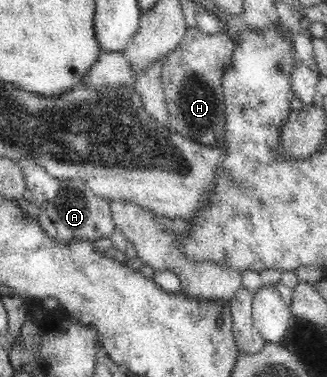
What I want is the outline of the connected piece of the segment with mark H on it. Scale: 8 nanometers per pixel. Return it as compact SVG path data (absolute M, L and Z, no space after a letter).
M191 27L178 48L166 56L161 80L169 130L205 145L214 145L222 137L226 114L221 79L224 68L230 65L234 48L234 39L223 32L204 34Z

